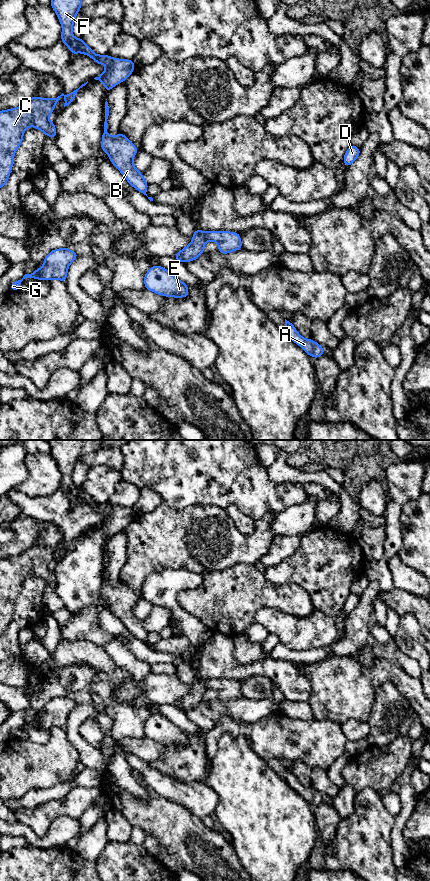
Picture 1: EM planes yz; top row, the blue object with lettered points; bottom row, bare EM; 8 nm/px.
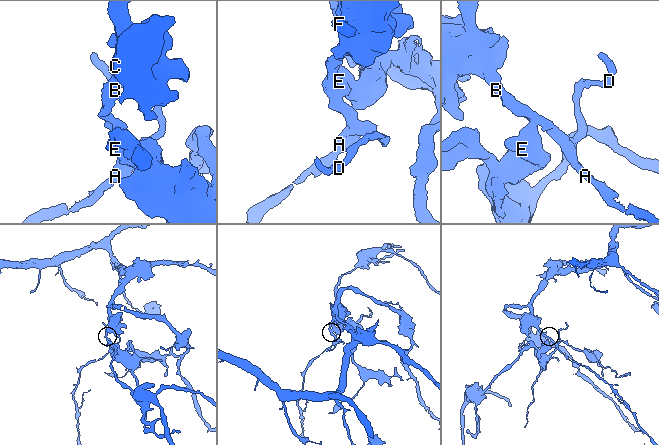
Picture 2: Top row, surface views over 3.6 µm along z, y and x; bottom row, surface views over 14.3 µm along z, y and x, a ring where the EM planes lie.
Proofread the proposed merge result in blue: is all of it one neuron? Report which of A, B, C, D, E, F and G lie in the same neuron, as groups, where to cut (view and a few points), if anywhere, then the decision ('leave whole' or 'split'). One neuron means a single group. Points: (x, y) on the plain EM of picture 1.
groups A B C D F / E G; cut yz (200, 679), (207, 688); split

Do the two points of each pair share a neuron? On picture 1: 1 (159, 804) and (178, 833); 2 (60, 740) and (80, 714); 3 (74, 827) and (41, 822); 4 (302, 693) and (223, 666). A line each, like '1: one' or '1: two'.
1: one
2: two
3: two
4: one

